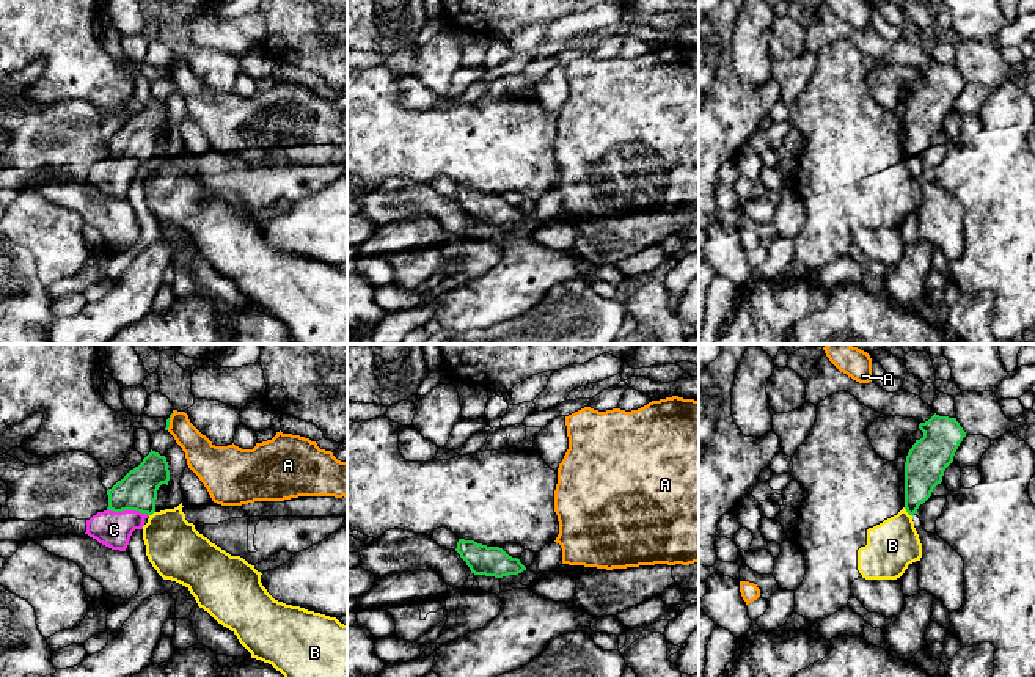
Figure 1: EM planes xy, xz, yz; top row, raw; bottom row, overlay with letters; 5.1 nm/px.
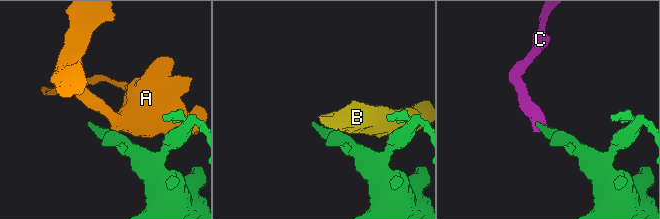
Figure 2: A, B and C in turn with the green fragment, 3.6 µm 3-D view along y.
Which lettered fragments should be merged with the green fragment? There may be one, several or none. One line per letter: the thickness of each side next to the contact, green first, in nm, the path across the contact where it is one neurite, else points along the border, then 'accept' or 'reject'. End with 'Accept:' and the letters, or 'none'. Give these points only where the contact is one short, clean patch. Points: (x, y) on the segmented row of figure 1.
A: 20 nm thick on the green side, 160 nm on the other; border along xy (173, 413), (167, 429); reject
B: 200 nm thick on the green side, 260 nm on the other; border along yz (903, 508), (911, 515); reject
C: 200 nm thick on the green side, 190 nm on the other; runs through xy (137, 490), (128, 509), (113, 530); accept
Accept: C

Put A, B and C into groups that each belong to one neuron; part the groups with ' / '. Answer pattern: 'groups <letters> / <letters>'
groups A / B / C

